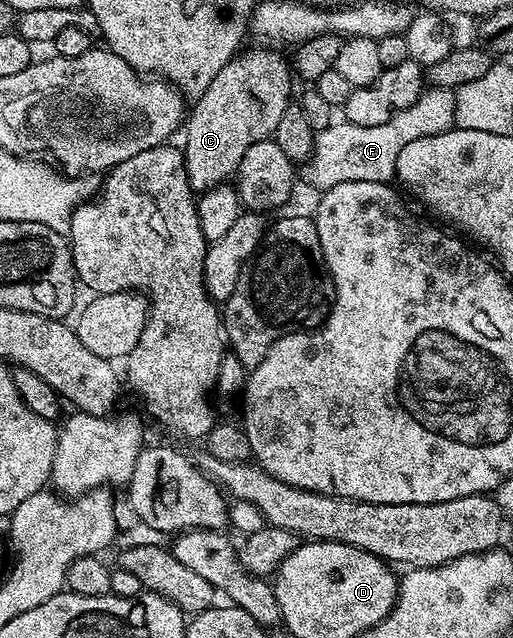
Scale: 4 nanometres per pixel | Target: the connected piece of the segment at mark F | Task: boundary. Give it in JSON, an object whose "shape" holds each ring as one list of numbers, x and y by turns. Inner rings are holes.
{"shape":[[431,86,421,93,419,99,411,104,406,111,398,112,386,123,379,127,359,127,357,124,350,124,345,121,334,121,328,128,319,130,316,133,310,162,305,164,307,183,323,191,330,186,337,186,344,182,382,182,389,184,396,177,398,155,402,153,403,147,414,143,417,139,430,138,431,135,445,133,453,128,455,124,454,103,456,102,455,92,451,89]]}

